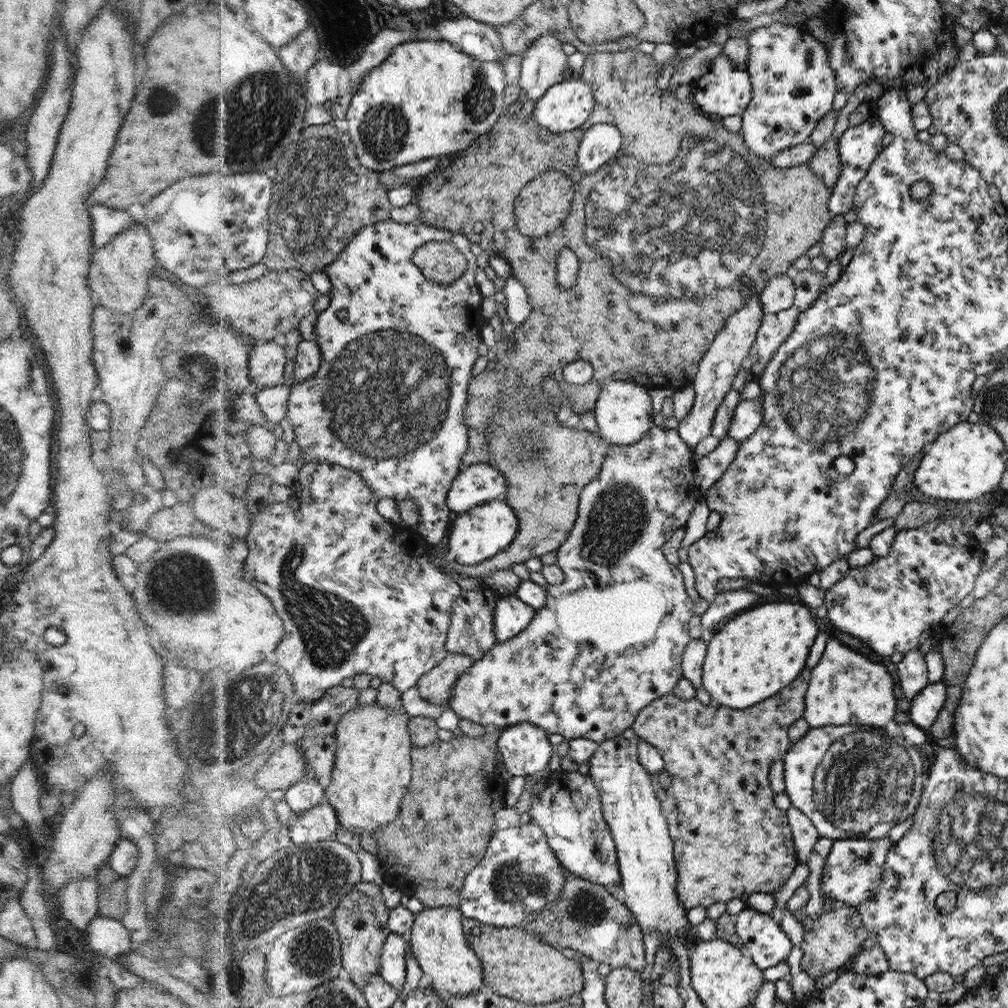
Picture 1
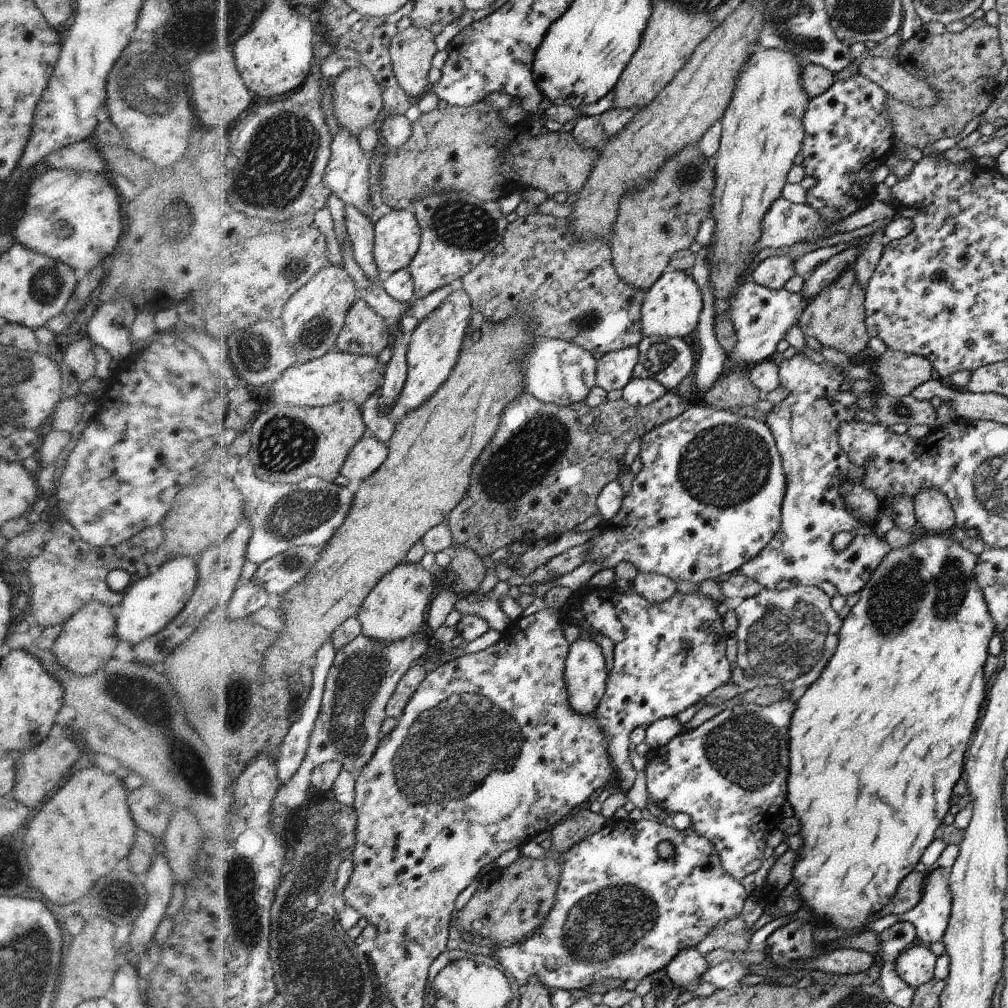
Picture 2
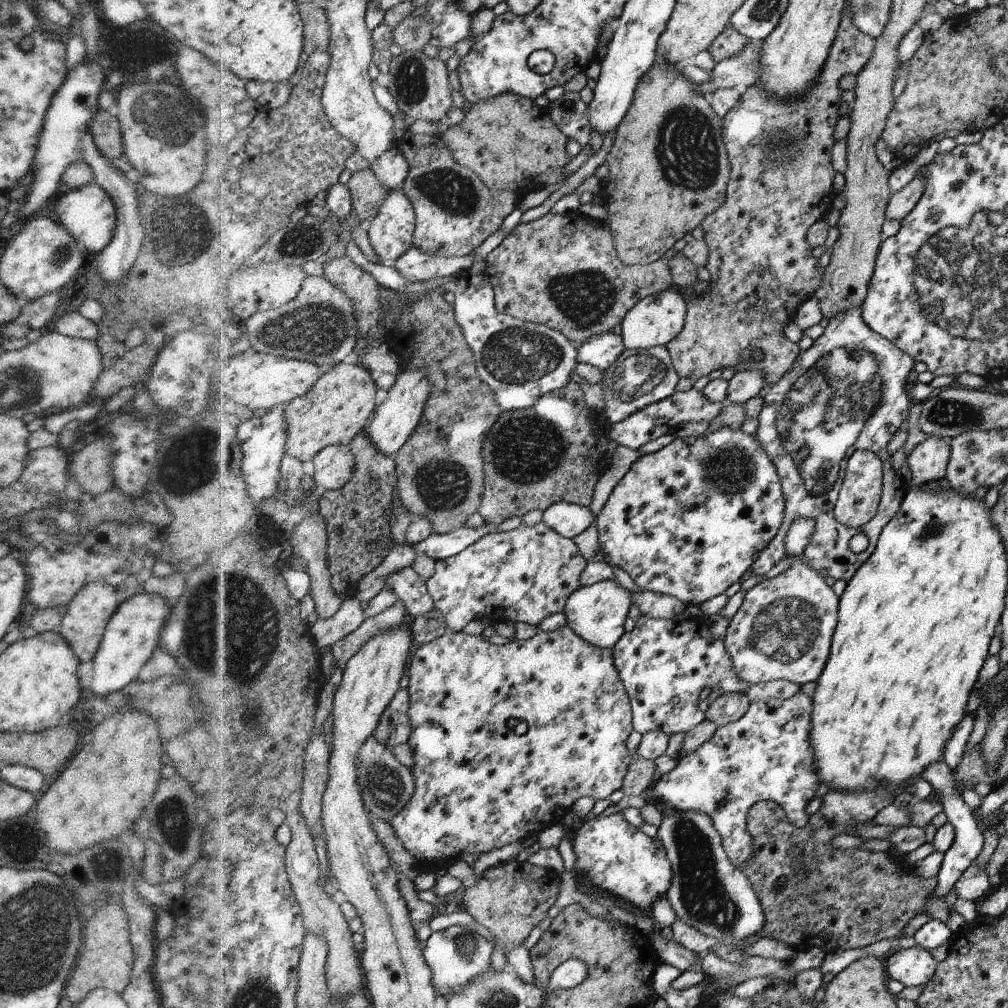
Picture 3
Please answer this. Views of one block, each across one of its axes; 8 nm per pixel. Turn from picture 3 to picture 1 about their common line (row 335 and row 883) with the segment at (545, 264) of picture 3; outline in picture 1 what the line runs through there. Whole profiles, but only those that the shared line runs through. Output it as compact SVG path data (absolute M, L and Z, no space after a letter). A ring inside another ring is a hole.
M564 869L564 873L567 874L567 882L560 899L556 899L556 903L548 903L528 931L547 944L560 948L567 957L573 958L578 954L591 957L598 964L608 964L612 969L628 967L638 972L645 970L646 940L642 926L627 903L612 896L610 888L604 885L592 883L568 869Z

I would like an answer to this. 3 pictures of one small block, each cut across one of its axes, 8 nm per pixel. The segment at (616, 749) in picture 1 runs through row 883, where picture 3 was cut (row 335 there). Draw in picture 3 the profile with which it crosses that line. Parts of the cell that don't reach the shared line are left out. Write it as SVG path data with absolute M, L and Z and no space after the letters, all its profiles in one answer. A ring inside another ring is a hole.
M673 286L668 290L643 298L634 306L623 318L620 326L625 347L640 350L640 348L665 346L679 336L686 324L688 302L678 291L679 289Z

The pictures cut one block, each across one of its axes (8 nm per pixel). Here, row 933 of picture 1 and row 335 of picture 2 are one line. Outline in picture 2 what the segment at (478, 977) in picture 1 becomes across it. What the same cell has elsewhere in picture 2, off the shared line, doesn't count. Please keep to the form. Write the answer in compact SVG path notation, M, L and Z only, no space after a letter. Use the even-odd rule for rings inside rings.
M462 288L448 296L412 332L413 337L408 352L409 378L406 388L400 396L400 404L408 408L407 412L418 410L420 406L424 406L448 382L448 378L459 365L463 353L464 337L471 324L473 314L471 296Z

